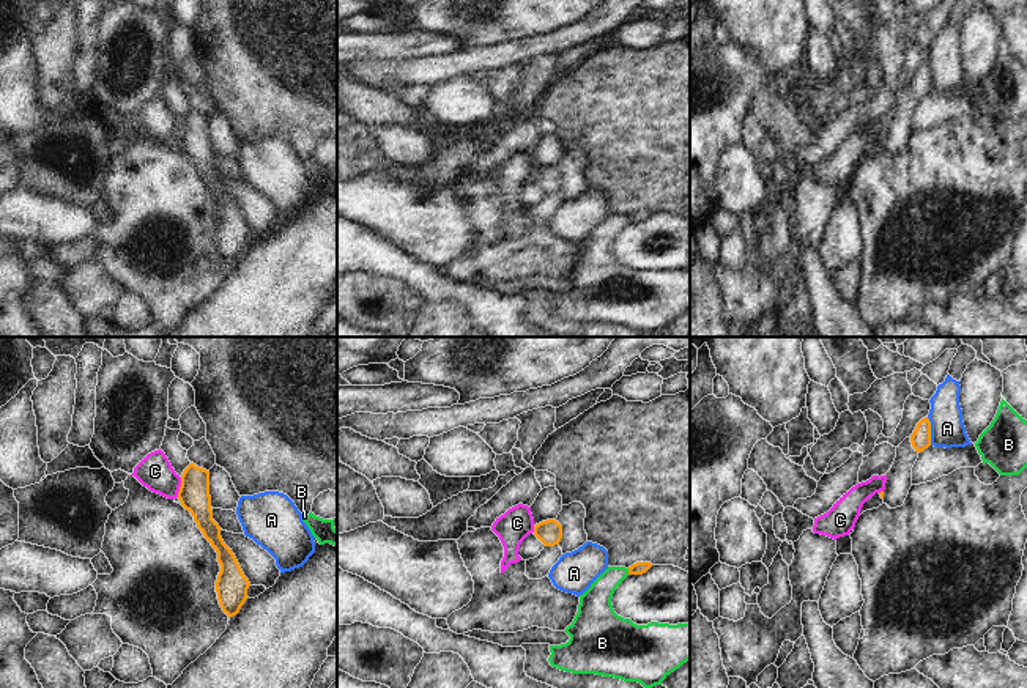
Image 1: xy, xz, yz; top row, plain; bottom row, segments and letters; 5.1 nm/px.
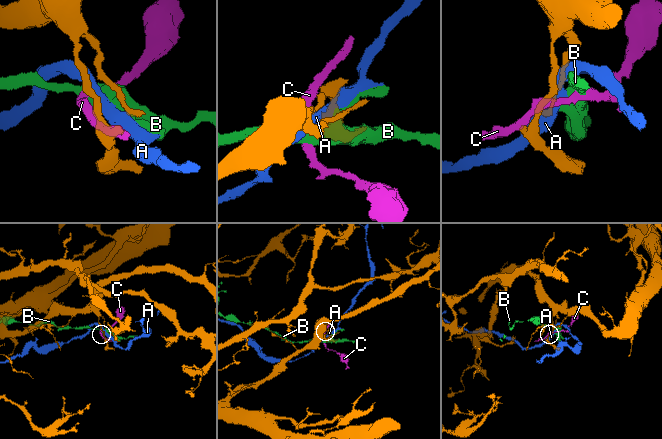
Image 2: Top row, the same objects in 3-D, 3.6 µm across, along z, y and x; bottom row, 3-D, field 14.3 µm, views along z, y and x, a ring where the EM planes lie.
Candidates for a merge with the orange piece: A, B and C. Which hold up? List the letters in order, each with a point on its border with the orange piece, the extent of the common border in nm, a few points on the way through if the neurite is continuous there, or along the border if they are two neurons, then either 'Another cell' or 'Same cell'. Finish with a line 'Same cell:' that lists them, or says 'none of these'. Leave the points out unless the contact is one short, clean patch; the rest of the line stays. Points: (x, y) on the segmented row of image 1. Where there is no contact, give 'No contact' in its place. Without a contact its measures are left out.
A: Touches orange at yz (930, 432). Shared border 150 nm. Another cell
B: Touches orange at xz (629, 572). Shared border 30 nm. Another cell
C: Touches orange at xy (180, 487). Shared border 110 nm. Boundary: xy (181, 477), (177, 496). Another cell
Same cell: none of these

